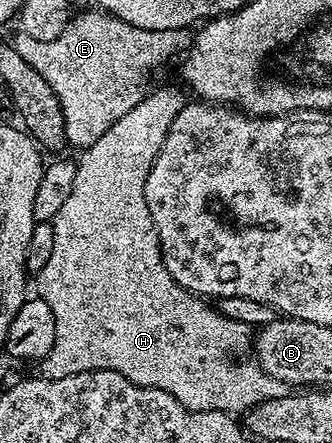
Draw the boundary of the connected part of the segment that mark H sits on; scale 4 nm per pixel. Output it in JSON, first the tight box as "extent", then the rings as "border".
{"extent":[37,87,289,413],"border":[[[163,87],[157,90],[154,88],[131,111],[113,123],[105,131],[105,134],[98,141],[95,141],[93,146],[82,152],[83,157],[77,163],[73,189],[71,189],[69,197],[66,198],[64,205],[61,206],[53,220],[53,254],[49,257],[45,269],[37,272],[37,279],[39,279],[38,298],[43,299],[45,305],[49,305],[49,310],[53,313],[53,321],[57,321],[57,341],[53,341],[53,349],[49,349],[49,353],[41,361],[42,374],[49,379],[60,379],[61,377],[69,377],[73,373],[112,371],[113,373],[121,373],[121,377],[133,381],[133,385],[138,387],[165,389],[165,393],[177,397],[177,401],[181,401],[181,405],[185,405],[191,411],[246,413],[252,407],[261,405],[265,401],[279,399],[281,396],[288,394],[289,388],[286,383],[266,375],[261,369],[261,365],[254,358],[239,359],[246,351],[248,354],[252,350],[252,327],[241,321],[229,321],[229,317],[222,315],[218,306],[211,304],[210,307],[207,304],[210,302],[206,298],[197,297],[195,292],[187,291],[181,285],[175,283],[169,269],[163,264],[163,252],[159,247],[157,229],[153,225],[153,217],[149,213],[149,205],[144,197],[145,181],[148,180],[149,169],[155,164],[157,153],[160,152],[161,145],[164,144],[168,129],[170,129],[176,113],[183,108],[186,101],[187,97],[175,87]]]}

